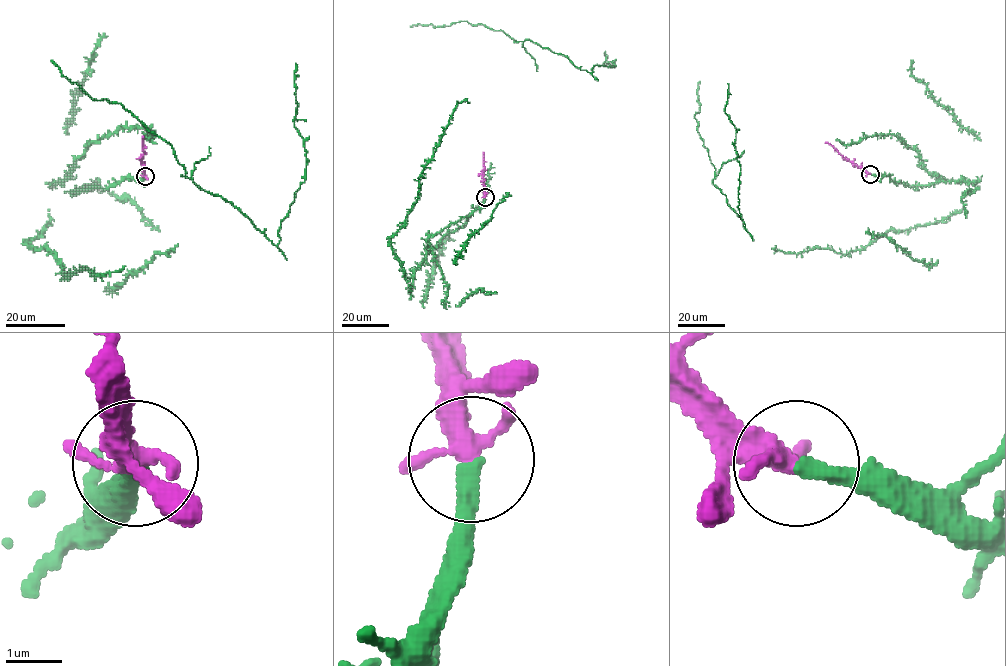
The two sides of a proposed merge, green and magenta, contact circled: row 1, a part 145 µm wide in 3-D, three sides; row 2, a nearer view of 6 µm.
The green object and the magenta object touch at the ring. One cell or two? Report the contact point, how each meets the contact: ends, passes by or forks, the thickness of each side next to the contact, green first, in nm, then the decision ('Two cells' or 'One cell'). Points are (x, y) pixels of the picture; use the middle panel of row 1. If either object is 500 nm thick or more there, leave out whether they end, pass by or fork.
Place: (485, 197). At the ring green ends. At the ring magenta passes by. Thickness 320 nm (green) against 340 nm. One cell

